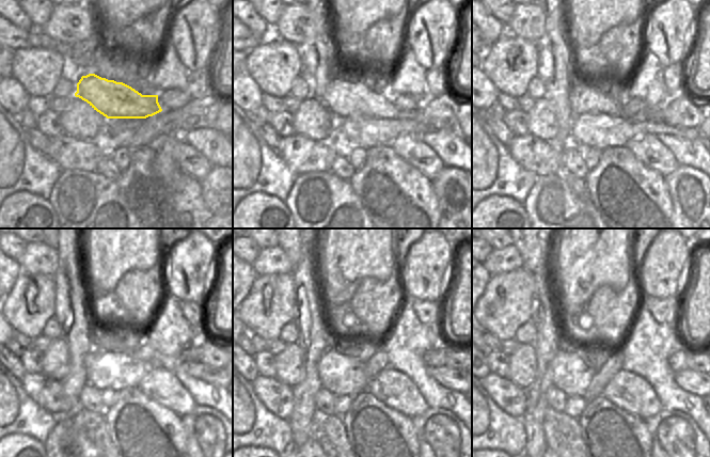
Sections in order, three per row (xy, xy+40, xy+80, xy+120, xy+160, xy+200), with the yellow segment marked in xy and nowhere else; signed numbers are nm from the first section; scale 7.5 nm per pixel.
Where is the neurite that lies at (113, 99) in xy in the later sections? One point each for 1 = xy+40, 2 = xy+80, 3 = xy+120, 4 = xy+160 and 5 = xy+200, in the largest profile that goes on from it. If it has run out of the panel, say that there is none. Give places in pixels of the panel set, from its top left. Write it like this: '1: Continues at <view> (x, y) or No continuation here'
1: Continues at xy+40 (346, 96)
2: Continues at xy+80 (585, 98)
3: Continues at xy+120 (116, 343)
4: Continues at xy+160 (360, 350)
5: Continues at xy+200 (599, 355)

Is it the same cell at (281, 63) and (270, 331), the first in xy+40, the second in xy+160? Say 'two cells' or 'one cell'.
one cell

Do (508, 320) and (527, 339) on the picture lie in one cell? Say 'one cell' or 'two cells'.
two cells

